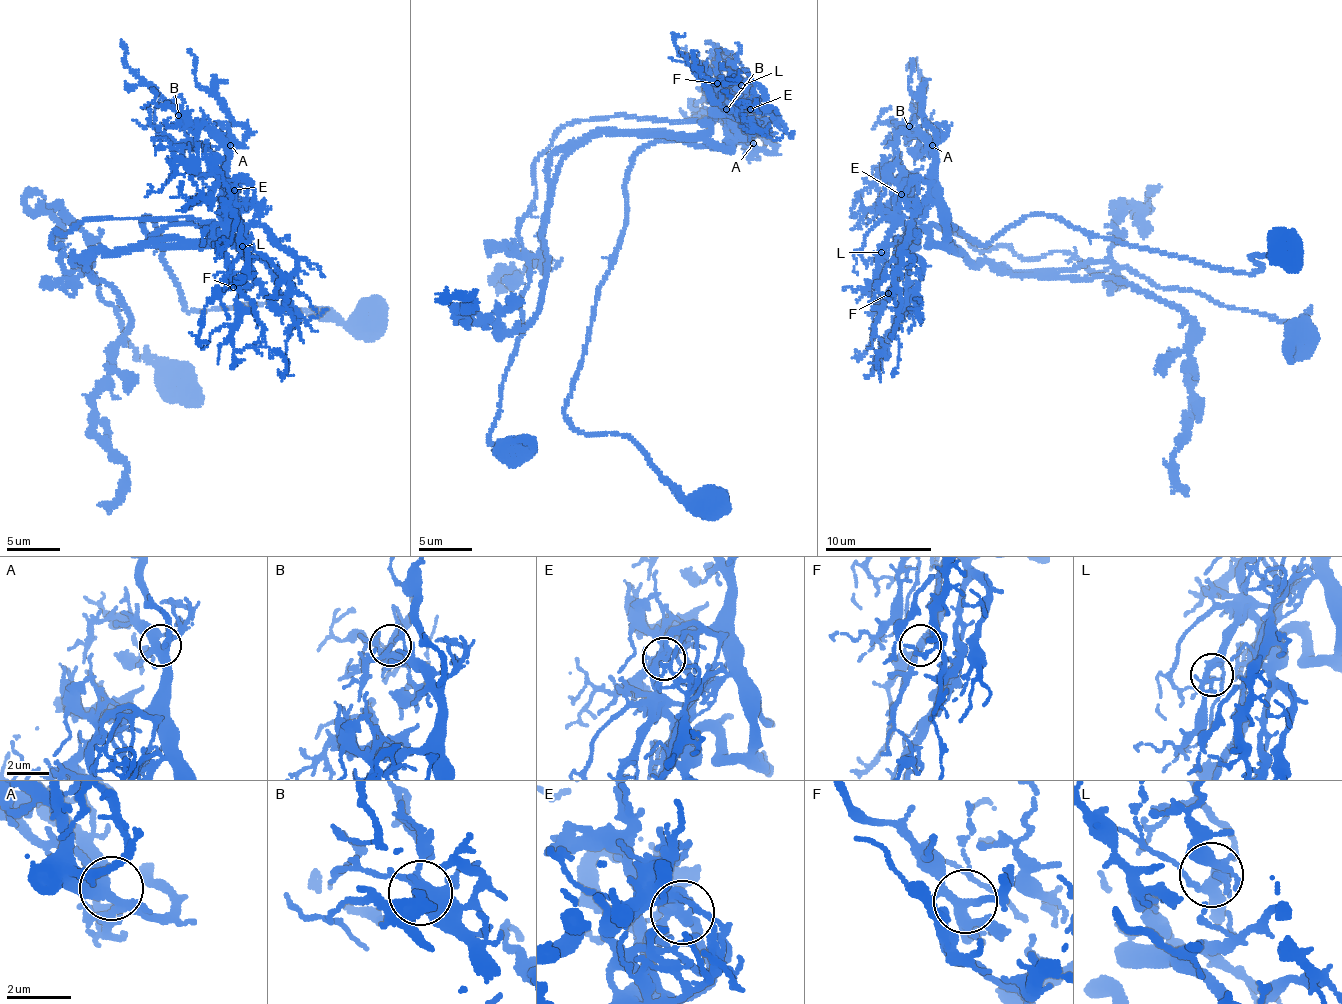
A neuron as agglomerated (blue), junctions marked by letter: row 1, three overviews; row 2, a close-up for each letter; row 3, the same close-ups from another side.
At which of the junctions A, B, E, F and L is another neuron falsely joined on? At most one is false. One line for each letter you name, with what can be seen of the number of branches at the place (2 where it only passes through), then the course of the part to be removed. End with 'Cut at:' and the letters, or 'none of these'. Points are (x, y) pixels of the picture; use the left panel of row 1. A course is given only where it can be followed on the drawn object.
E: 4 branches meet; foreign part runs (235, 191), (226, 235), (184, 216), (84, 220), (51, 245), (93, 276), (138, 357), (202, 404)
Cut at: E

